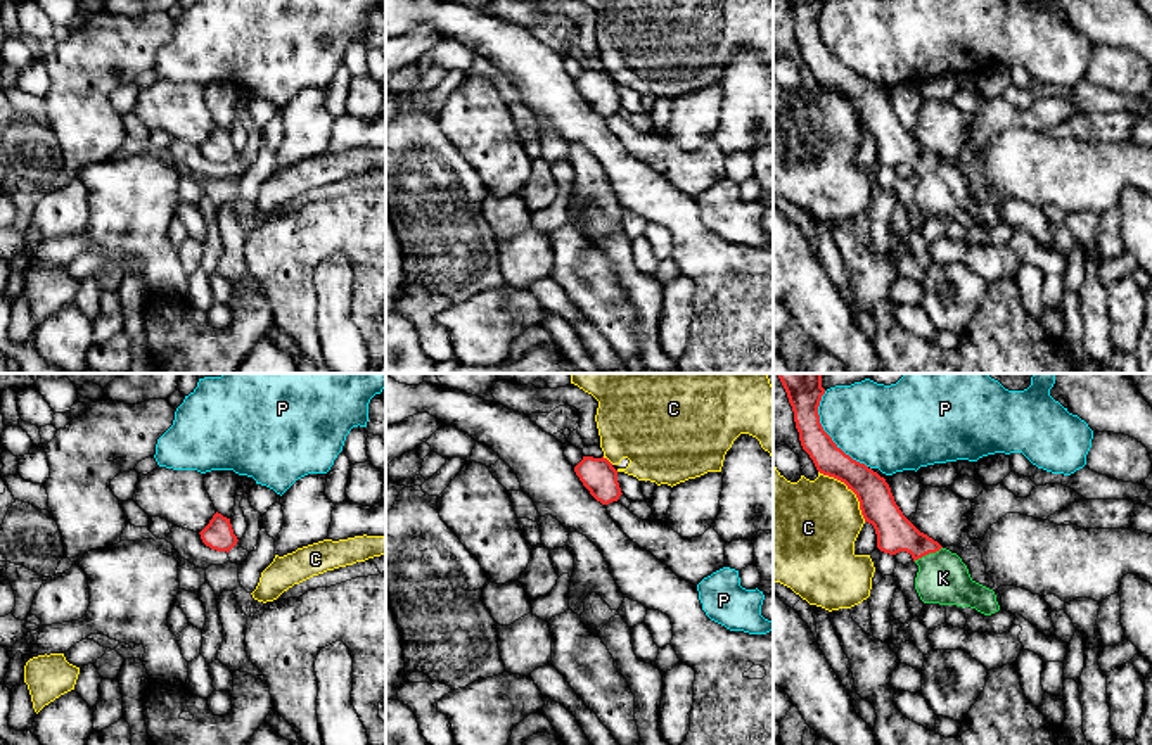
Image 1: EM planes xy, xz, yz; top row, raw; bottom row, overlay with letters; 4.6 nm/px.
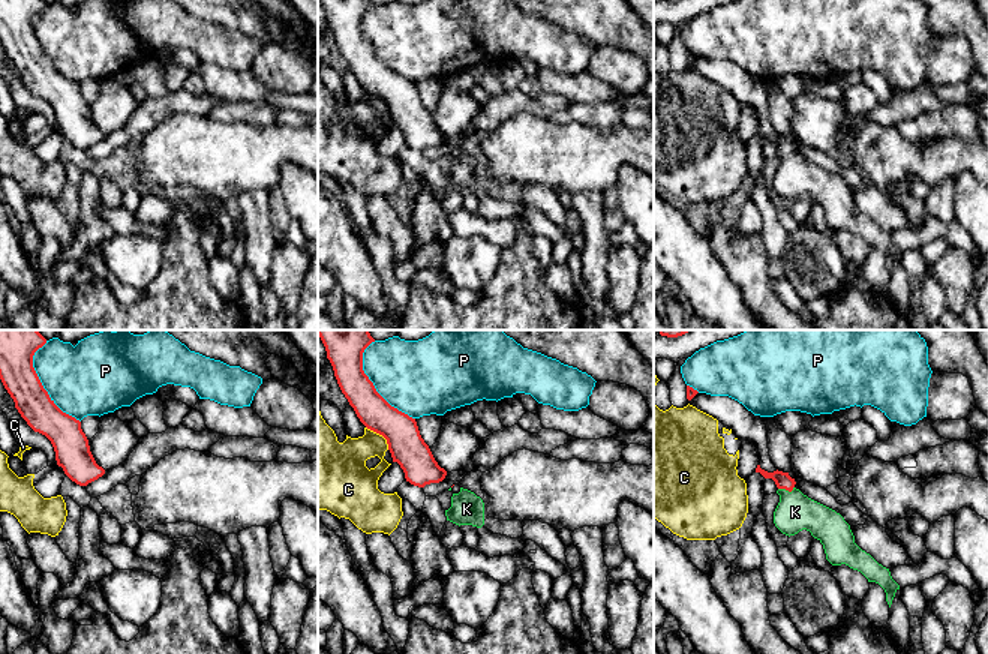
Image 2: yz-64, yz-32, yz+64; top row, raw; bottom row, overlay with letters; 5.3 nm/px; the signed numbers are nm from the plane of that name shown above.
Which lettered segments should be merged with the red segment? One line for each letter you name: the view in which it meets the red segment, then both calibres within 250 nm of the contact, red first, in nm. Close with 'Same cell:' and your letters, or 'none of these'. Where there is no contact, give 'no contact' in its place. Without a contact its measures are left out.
K: yz | 180/240 nm
Same cell: K

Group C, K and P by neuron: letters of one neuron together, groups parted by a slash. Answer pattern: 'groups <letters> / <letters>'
groups C / K / P

